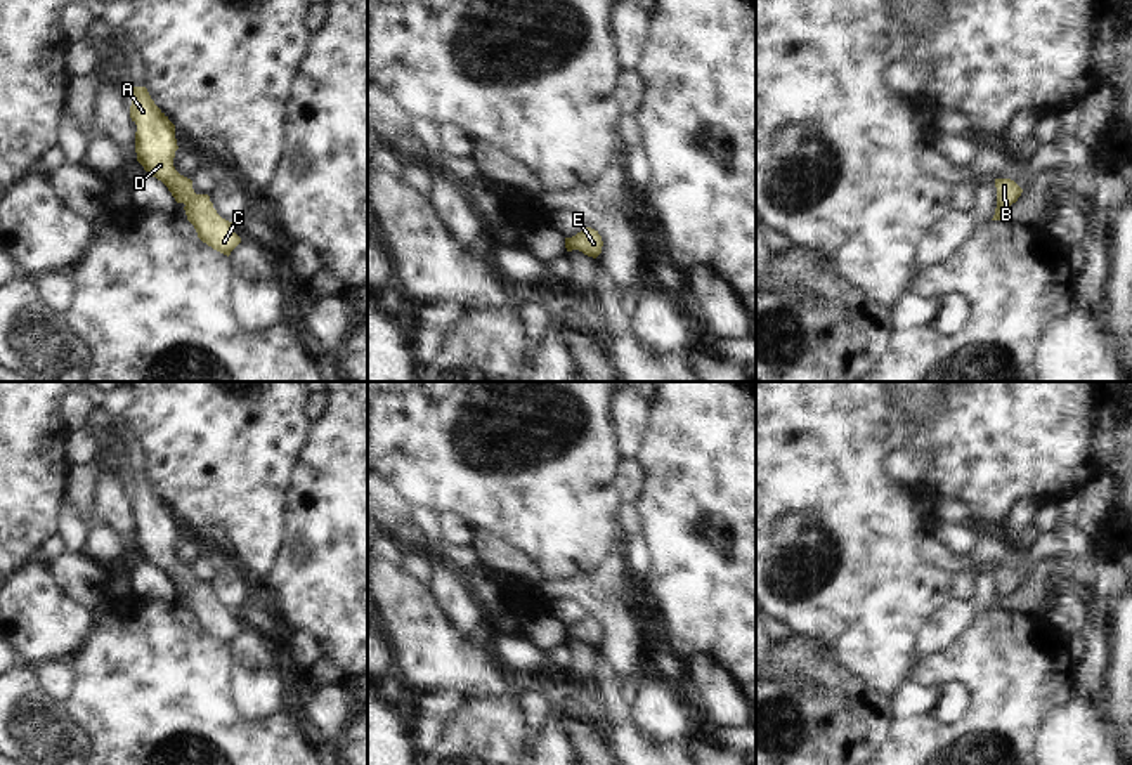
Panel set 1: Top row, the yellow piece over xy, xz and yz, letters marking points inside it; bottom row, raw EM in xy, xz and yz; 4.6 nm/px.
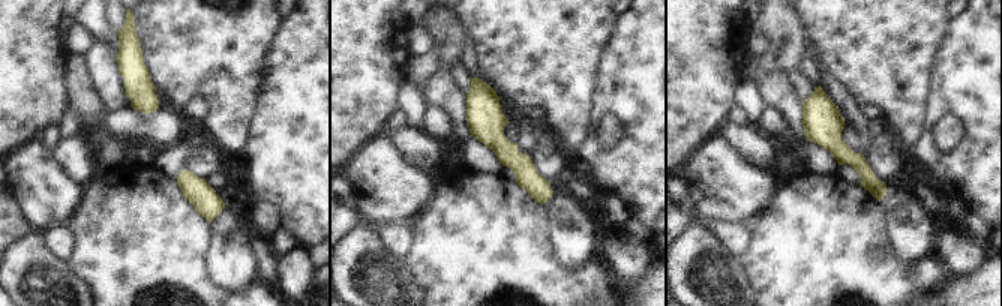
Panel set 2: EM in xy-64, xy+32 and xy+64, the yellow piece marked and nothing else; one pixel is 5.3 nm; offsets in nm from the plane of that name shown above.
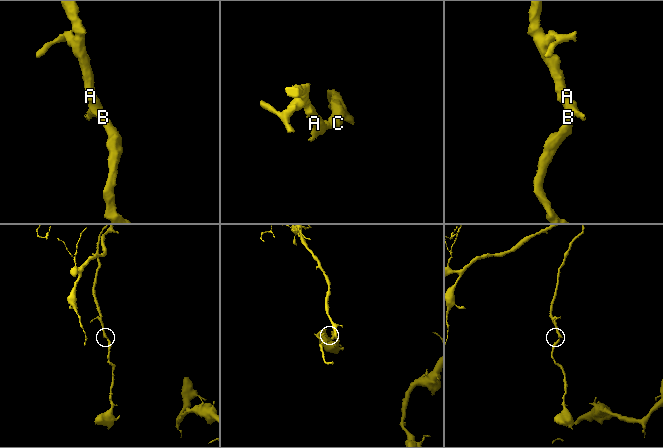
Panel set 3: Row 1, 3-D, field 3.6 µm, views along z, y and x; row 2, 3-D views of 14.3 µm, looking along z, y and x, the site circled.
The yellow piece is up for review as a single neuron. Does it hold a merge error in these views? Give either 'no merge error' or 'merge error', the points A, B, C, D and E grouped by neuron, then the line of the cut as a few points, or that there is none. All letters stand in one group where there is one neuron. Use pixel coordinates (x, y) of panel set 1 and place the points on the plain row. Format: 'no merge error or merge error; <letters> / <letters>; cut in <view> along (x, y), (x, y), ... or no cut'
no merge error; A B C D E; no cut

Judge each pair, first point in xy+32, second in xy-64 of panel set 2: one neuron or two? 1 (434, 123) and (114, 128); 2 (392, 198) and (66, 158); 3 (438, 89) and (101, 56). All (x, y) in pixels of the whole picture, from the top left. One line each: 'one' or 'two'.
1: one
2: two
3: one

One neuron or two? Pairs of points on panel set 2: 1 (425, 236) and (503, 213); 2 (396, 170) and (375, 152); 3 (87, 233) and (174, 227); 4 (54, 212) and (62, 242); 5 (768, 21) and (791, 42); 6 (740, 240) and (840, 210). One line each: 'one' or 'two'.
1: one
2: one
3: one
4: two
5: one
6: two

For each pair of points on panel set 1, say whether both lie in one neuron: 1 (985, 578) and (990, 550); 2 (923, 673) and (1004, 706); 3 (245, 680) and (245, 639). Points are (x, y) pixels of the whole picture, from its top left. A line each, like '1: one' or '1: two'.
1: two
2: one
3: one

